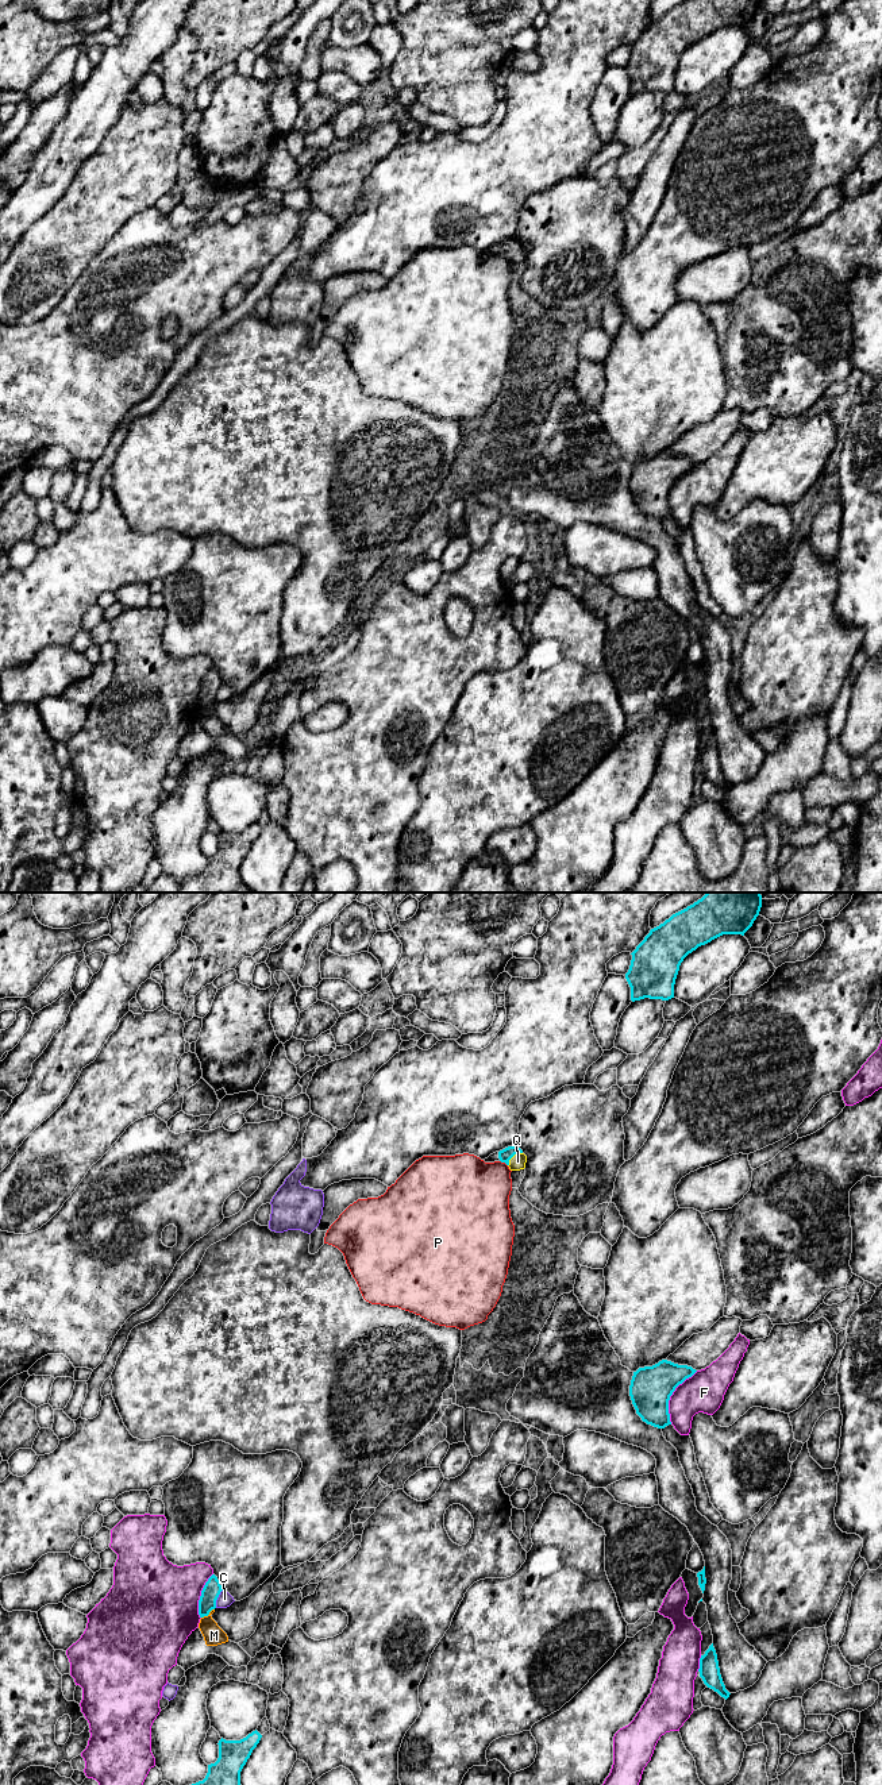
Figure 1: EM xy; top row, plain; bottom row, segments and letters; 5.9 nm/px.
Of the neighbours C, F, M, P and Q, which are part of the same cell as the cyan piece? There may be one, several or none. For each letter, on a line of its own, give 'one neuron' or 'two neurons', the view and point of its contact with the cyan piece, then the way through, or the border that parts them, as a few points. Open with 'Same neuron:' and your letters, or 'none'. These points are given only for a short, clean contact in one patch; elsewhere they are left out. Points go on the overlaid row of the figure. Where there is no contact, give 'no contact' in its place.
Same neuron: Q
C: two neurons | xy (216, 1599)
F: two neurons | xy (671, 1394)
M: two neurons | xy (207, 1615) | along xy (214, 1608), (201, 1618)
P: two neurons | xy (504, 1161)
Q: one neuron | xy (512, 1156) | across xy (505, 1155), (512, 1156), (517, 1161)

